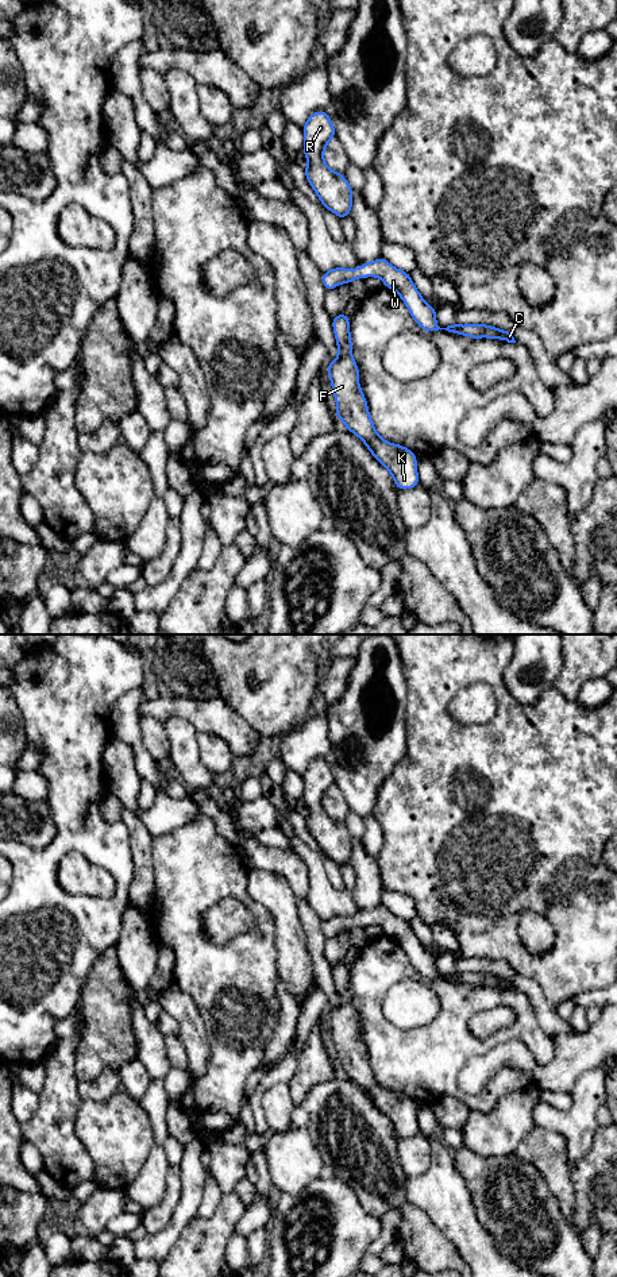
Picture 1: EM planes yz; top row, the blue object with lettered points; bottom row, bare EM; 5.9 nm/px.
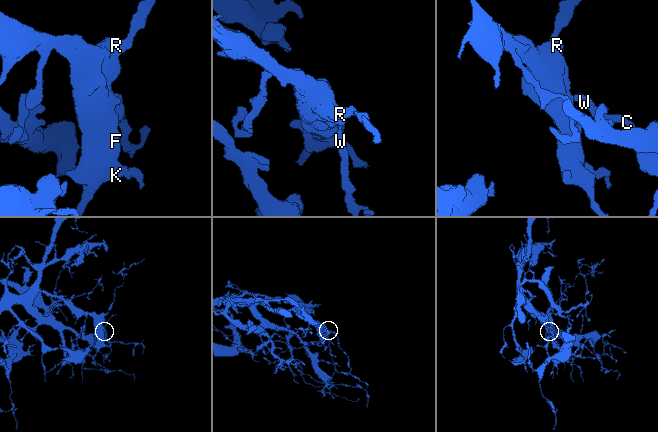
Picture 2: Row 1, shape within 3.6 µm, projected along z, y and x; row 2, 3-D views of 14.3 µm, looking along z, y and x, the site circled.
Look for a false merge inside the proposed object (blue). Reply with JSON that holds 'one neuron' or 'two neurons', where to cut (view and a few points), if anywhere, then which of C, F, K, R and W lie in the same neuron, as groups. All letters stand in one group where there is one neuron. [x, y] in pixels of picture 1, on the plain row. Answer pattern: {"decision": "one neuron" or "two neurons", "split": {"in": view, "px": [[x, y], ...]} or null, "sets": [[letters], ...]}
{"decision": "one neuron", "split": null, "sets": [["C", "F", "K", "R", "W"]]}

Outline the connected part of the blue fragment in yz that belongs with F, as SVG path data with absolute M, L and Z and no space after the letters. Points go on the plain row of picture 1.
M343 960L332 965L338 1006L325 1015L336 1049L336 1061L346 1077L358 1084L371 1103L392 1122L398 1138L419 1134L416 1102L404 1093L382 1087L369 1061L367 1049L359 1034L359 1016L352 1006L350 967Z

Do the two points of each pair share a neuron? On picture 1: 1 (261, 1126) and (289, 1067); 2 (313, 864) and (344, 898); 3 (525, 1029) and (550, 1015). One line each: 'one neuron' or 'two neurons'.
1: one neuron
2: one neuron
3: two neurons

